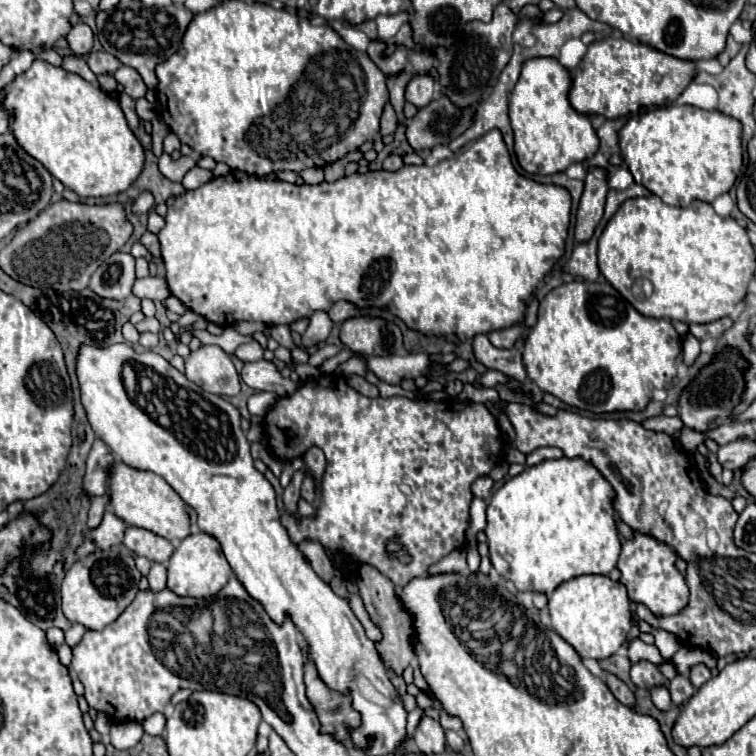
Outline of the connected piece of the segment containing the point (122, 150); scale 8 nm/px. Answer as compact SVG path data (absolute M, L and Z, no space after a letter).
M40 58L32 62L32 66L18 74L10 84L2 88L4 100L2 108L8 110L14 120L10 124L10 132L14 134L16 142L42 166L58 178L66 188L74 190L80 196L110 196L124 192L140 174L144 166L144 150L138 138L126 124L126 118L120 110L116 98L106 94L102 88L86 82L82 76L64 70L62 66L52 66Z

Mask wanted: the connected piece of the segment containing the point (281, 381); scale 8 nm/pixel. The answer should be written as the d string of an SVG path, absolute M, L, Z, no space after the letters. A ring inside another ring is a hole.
M258 360L258 362L250 362L244 364L240 378L244 380L244 384L248 384L254 390L266 390L266 392L274 392L278 396L286 396L286 394L294 394L294 390L298 390L300 384L286 380L278 374L276 366L268 360Z

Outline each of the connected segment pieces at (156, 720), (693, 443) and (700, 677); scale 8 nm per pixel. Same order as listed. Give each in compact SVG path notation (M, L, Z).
M156 712L156 714L152 714L150 718L146 718L144 722L142 722L142 726L144 726L144 732L146 734L152 734L152 736L162 736L164 734L164 724L166 724L166 718L164 718L164 714L160 714L160 712Z
M682 428L682 436L680 436L680 444L688 450L696 450L698 444L702 444L704 440L704 434L700 432L694 432L694 430L688 430L688 428Z
M698 664L698 666L694 666L694 668L690 670L690 682L692 682L692 686L702 686L702 684L706 684L710 678L712 678L710 670L708 670L706 666L702 666L702 664Z

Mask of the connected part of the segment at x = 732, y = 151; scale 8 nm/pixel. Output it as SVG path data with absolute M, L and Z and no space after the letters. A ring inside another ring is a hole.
M666 106L656 108L646 114L630 118L622 130L620 138L620 154L626 166L630 168L634 180L646 186L652 194L662 198L662 202L670 206L682 206L692 200L714 202L720 194L726 194L743 166L742 124L736 118L730 118L718 110L700 110L694 106Z

